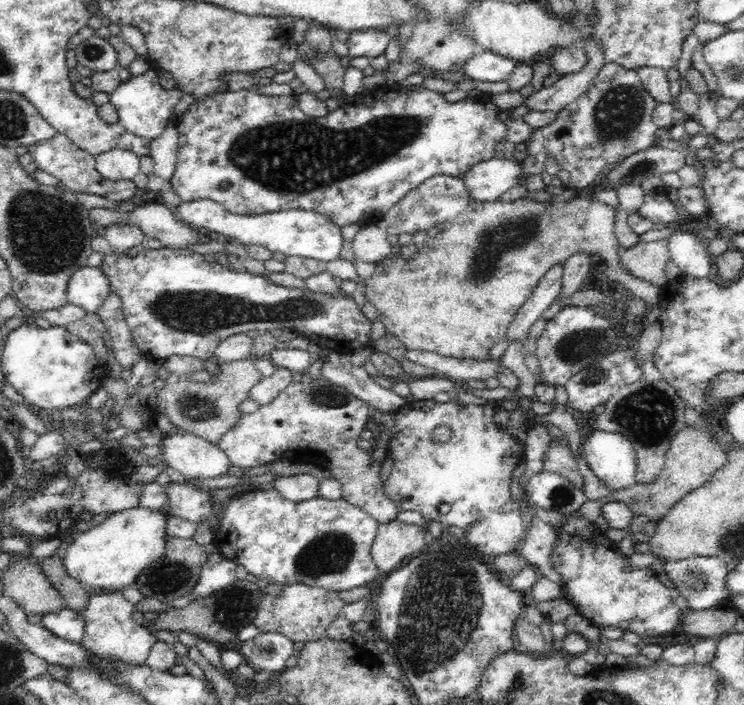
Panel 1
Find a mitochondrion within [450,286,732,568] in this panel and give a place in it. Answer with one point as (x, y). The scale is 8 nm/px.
(649, 413)

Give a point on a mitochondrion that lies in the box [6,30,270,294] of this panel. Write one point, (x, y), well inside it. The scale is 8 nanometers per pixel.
(91, 52)

